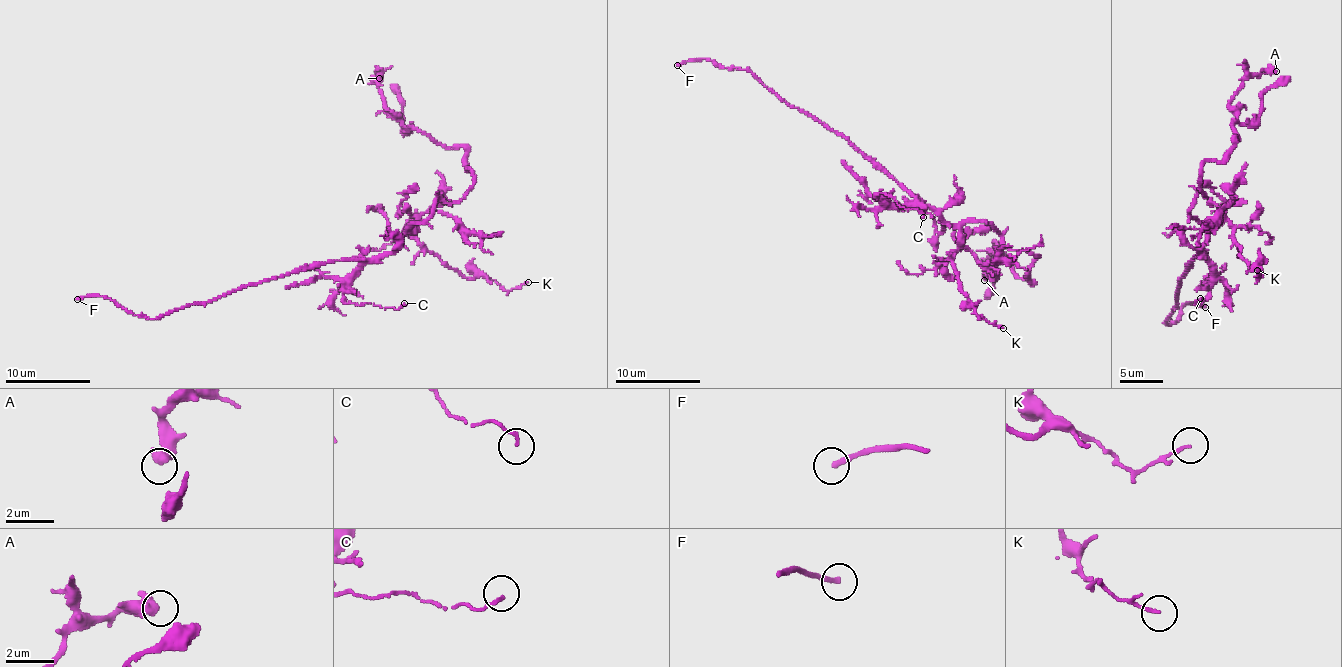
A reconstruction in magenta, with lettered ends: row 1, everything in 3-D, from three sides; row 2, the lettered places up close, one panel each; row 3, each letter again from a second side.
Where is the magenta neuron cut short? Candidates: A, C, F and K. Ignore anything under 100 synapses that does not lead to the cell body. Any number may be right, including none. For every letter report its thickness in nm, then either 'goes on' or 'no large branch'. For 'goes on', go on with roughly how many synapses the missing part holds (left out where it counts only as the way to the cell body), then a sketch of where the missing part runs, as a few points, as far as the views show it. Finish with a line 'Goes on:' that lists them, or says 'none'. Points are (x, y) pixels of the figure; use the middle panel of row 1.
A: calibre 550 nm; no large branch
C: calibre 140 nm; no large branch
F: calibre 200 nm; goes on
K: calibre 120 nm; no large branch
Goes on: F

